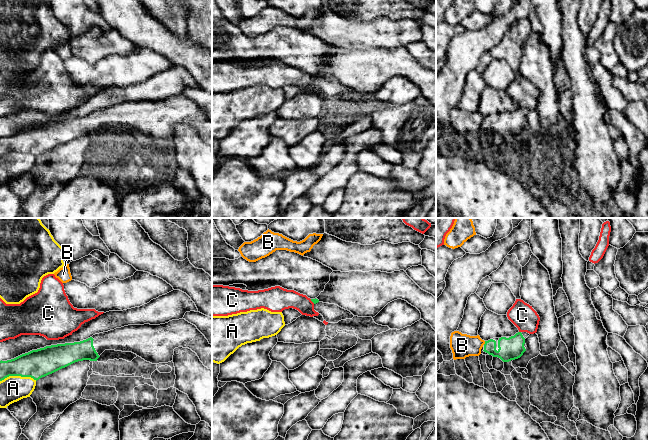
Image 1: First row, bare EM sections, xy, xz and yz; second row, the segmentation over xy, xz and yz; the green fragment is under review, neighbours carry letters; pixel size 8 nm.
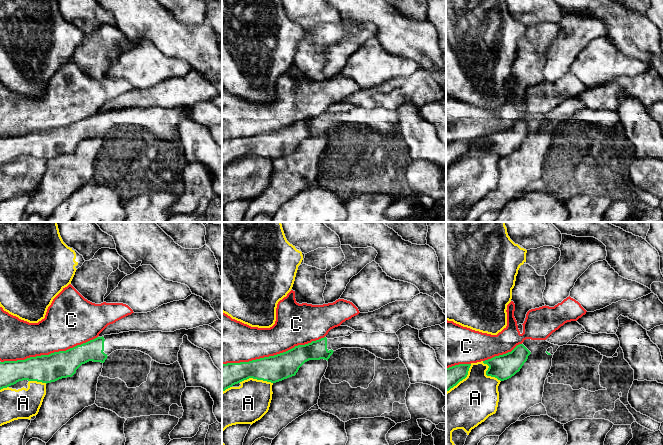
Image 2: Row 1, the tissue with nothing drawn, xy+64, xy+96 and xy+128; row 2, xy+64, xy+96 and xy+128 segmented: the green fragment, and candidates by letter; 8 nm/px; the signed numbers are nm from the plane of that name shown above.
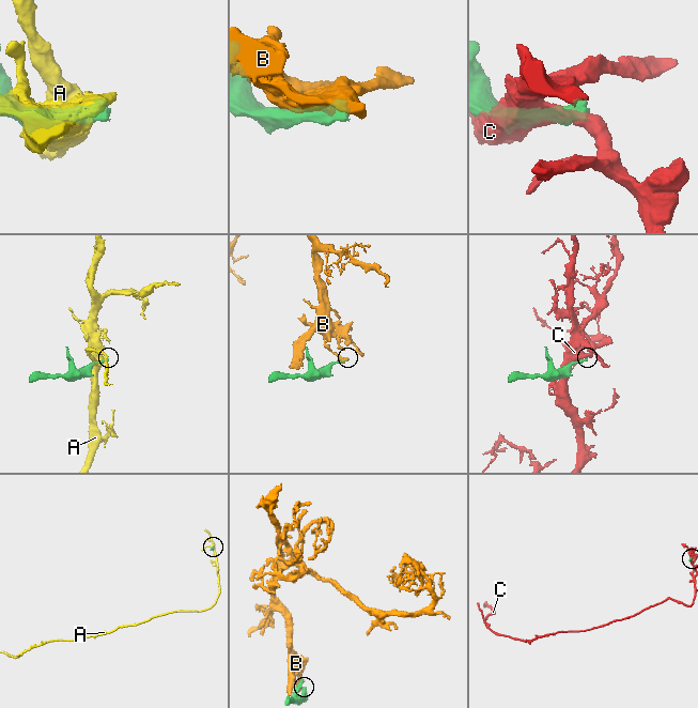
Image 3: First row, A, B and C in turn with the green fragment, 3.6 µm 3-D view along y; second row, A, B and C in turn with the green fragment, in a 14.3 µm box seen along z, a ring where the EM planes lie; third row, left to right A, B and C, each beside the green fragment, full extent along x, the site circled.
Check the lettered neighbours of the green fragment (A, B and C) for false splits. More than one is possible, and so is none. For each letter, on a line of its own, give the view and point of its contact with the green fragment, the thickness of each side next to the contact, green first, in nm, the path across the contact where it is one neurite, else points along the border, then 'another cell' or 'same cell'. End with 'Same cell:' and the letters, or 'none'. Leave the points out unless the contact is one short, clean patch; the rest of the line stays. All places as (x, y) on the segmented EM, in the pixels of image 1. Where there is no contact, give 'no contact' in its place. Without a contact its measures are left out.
A: contact xy (18, 375); calibres 220 and 200 nm; another cell
B: contact yz (485, 343); calibres 180 and 190 nm; border yz (485, 341), (483, 344); another cell
C: contact xz (312, 301); calibres 40 and 170 nm; another cell
Same cell: none

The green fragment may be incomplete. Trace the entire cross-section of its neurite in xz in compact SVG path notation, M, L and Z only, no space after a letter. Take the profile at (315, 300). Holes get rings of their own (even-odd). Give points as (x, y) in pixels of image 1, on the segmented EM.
M404 270L392 273L381 271L333 271L324 291L317 298L311 299L311 301L314 304L318 302L335 304L350 311L354 316L373 318L388 303L397 299L405 300L416 307L421 313L421 319L429 323L436 331L436 298L422 290Z

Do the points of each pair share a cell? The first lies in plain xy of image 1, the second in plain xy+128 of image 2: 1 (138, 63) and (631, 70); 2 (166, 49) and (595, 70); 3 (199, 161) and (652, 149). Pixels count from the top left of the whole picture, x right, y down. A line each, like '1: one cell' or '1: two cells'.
1: one cell
2: two cells
3: one cell

